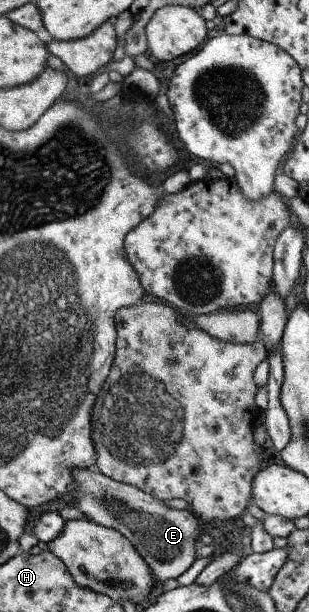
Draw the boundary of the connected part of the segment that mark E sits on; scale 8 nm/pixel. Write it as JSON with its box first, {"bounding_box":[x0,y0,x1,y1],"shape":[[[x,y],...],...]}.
{"bounding_box":[71,468,197,582],"shape":[[[96,468],[73,469],[71,475],[77,483],[77,489],[71,495],[77,498],[75,507],[80,509],[89,519],[101,526],[119,531],[125,539],[129,539],[135,551],[149,565],[153,576],[165,582],[168,579],[177,580],[183,573],[183,565],[195,562],[195,544],[197,536],[197,517],[187,510],[169,509],[163,501],[155,500],[149,493],[108,479]]]}

